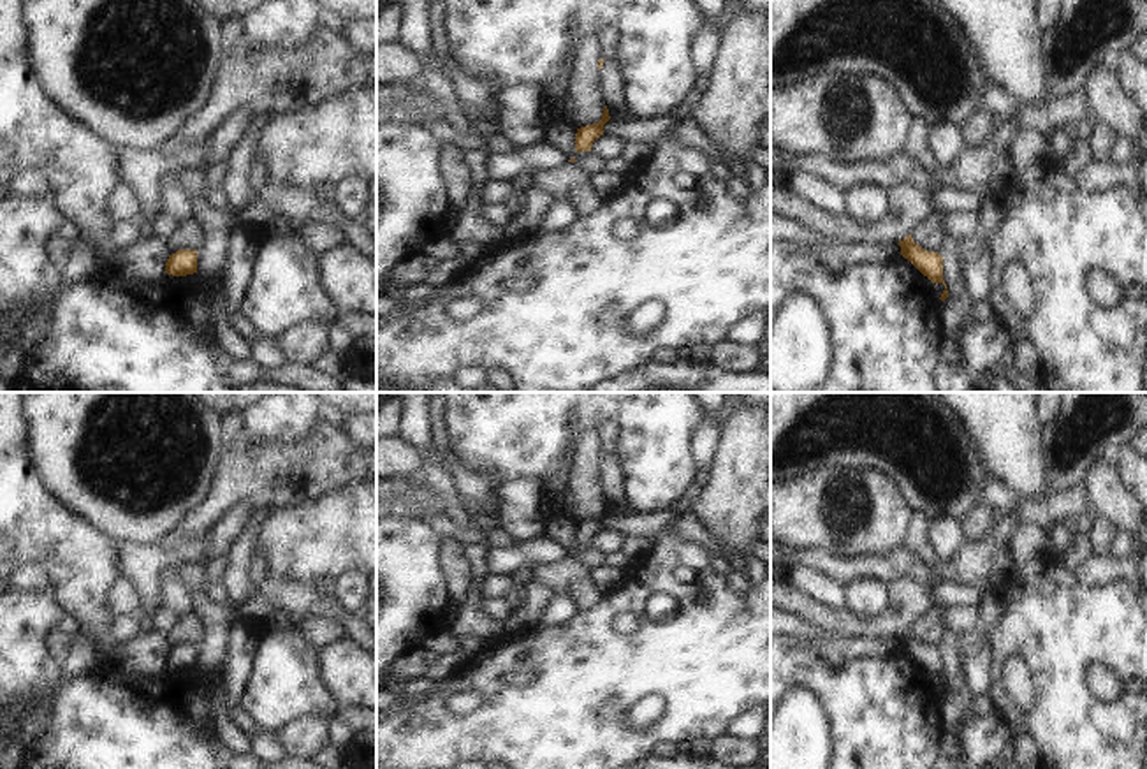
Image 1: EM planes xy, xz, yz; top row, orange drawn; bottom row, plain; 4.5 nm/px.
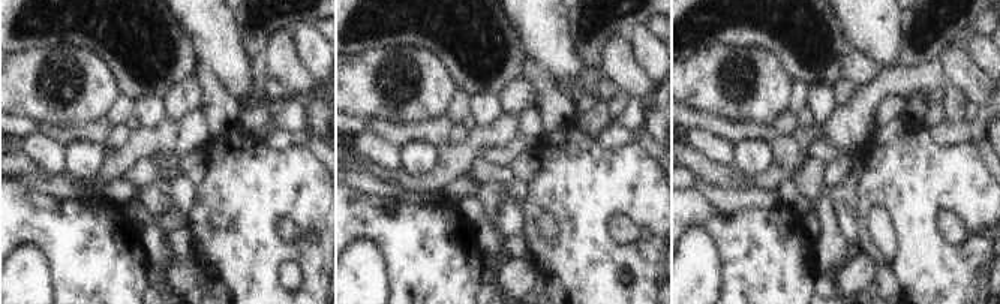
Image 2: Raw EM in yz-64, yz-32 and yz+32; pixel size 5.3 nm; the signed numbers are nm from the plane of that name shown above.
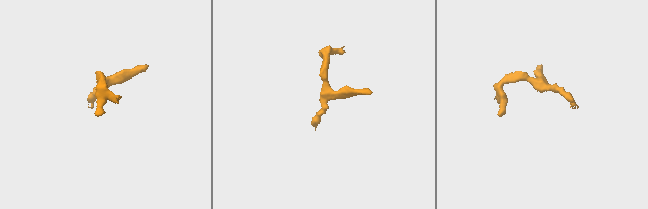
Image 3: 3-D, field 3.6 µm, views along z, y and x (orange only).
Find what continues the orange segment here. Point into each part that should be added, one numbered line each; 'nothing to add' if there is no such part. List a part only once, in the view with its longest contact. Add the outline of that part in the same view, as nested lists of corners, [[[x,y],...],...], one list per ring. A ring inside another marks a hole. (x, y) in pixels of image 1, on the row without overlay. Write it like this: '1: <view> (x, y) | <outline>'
nothing to add

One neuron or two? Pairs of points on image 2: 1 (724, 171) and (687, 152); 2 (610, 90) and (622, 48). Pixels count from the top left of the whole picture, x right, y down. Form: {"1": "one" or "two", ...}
{"1": "one", "2": "two"}

